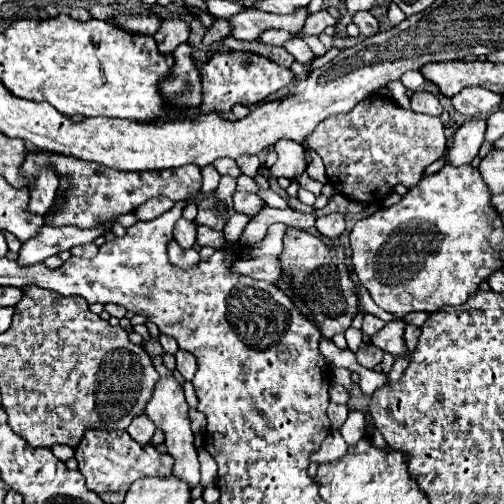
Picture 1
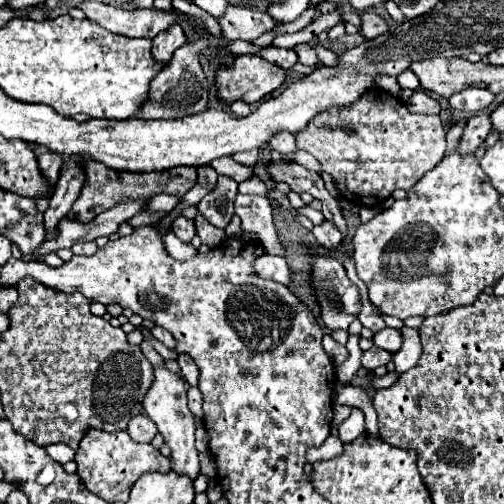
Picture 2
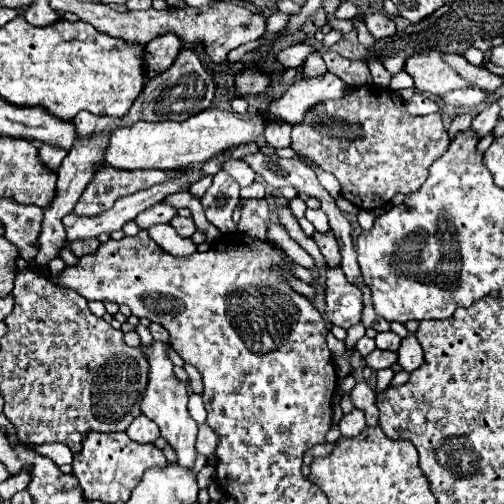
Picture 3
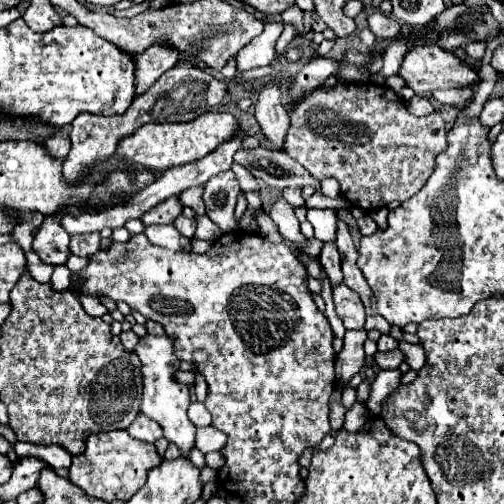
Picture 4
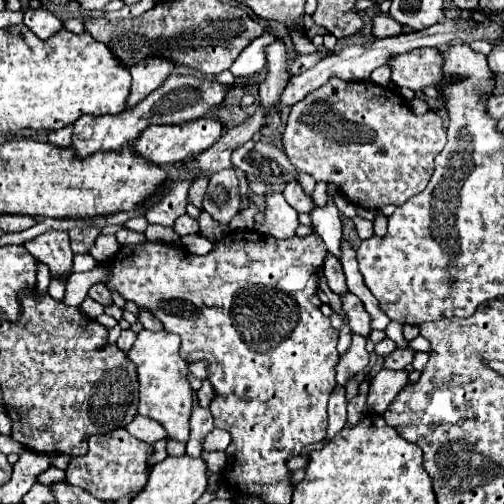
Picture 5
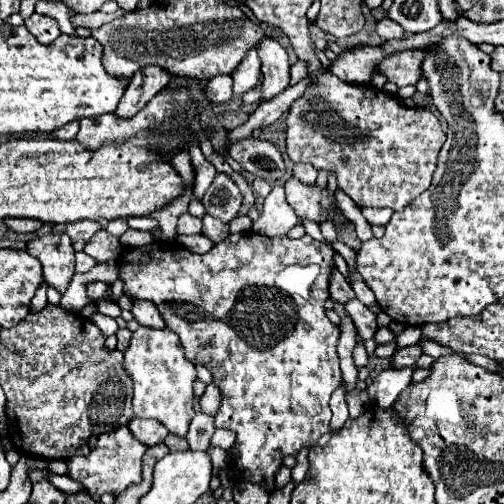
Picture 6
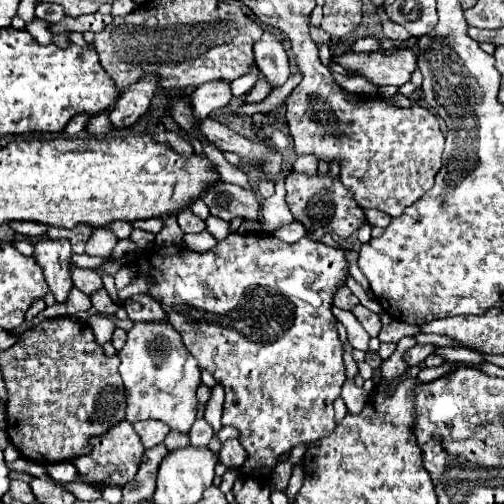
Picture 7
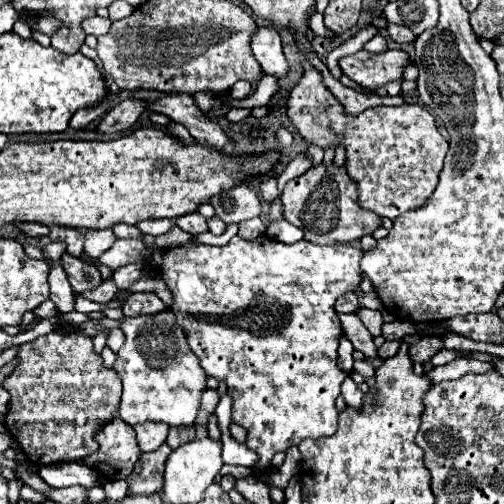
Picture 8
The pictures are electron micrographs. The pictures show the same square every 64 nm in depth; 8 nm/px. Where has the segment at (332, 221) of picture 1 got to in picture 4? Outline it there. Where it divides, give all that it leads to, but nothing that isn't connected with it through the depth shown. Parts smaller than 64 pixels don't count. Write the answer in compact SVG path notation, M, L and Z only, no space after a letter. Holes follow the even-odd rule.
M324 244L322 254L320 254L320 264L326 270L326 276L330 280L330 286L334 286L336 282L342 282L342 270L340 270L340 254L336 244Z

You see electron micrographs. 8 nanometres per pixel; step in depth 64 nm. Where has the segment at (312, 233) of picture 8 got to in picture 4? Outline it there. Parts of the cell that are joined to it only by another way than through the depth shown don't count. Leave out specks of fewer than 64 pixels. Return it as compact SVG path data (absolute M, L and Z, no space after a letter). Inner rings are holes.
M284 188L284 200L288 202L288 204L292 204L294 208L298 208L298 206L304 206L306 202L304 202L304 198L302 198L302 194L300 194L300 188Z

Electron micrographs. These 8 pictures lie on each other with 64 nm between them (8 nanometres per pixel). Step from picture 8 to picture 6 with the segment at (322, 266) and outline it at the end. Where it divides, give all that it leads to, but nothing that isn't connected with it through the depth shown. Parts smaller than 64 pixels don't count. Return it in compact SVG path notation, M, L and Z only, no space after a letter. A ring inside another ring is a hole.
M242 232L242 234L230 234L226 240L214 244L214 248L206 254L194 254L178 244L148 244L144 248L124 248L118 264L120 264L120 278L124 280L124 292L132 298L142 298L150 300L158 306L162 318L166 320L166 326L174 330L180 336L180 342L184 346L184 354L188 360L196 364L204 364L214 378L214 384L222 390L222 406L220 412L216 414L216 426L226 428L236 432L236 444L234 448L238 450L238 458L232 462L230 470L240 476L242 480L250 480L254 484L264 486L268 492L274 492L274 474L282 466L282 456L284 454L298 454L298 450L306 442L316 442L320 436L330 432L330 406L328 400L336 388L342 384L342 372L340 372L340 362L336 354L340 330L328 320L326 316L326 300L330 296L328 292L328 280L334 270L334 250L328 244L322 242L308 242L308 236L302 236L298 240L292 238L268 238L256 232Z

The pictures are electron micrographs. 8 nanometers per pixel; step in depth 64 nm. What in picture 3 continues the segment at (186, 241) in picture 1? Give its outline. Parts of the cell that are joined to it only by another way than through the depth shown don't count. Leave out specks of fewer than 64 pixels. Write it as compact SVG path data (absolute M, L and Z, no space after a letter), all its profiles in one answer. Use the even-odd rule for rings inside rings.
M174 216L170 224L172 224L172 226L176 228L176 232L178 232L180 236L184 236L184 238L190 238L190 236L196 232L196 224L194 224L194 220L192 220L192 218Z

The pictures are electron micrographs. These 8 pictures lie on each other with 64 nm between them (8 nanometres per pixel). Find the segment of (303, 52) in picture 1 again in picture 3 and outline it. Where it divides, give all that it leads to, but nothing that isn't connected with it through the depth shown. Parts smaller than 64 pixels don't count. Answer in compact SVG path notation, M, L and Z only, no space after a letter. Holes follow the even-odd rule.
M312 52L302 64L302 78L320 76L324 72L328 72L328 68L326 68L326 64L324 64L324 60L322 60L322 56L318 52Z

